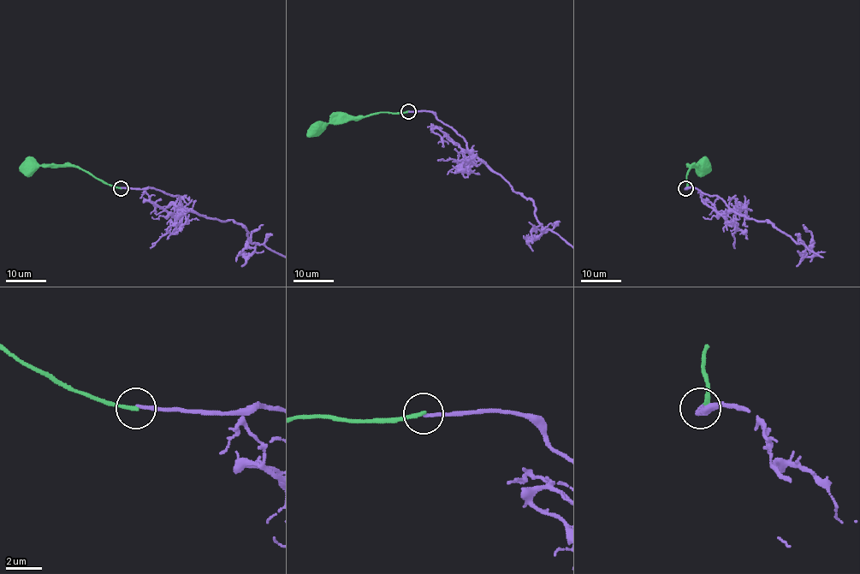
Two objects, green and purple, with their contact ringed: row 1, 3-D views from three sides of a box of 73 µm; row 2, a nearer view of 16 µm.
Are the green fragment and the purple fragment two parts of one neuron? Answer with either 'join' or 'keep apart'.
keep apart

